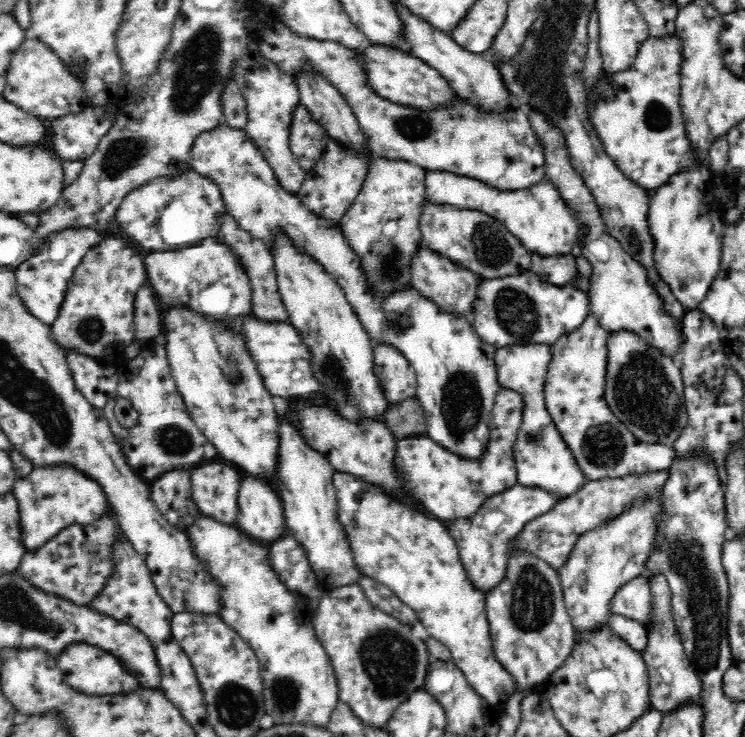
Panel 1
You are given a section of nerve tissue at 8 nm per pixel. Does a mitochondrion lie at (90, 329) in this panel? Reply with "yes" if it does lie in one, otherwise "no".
yes

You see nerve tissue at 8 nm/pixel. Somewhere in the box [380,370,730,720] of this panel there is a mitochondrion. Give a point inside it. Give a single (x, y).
(532, 609)

